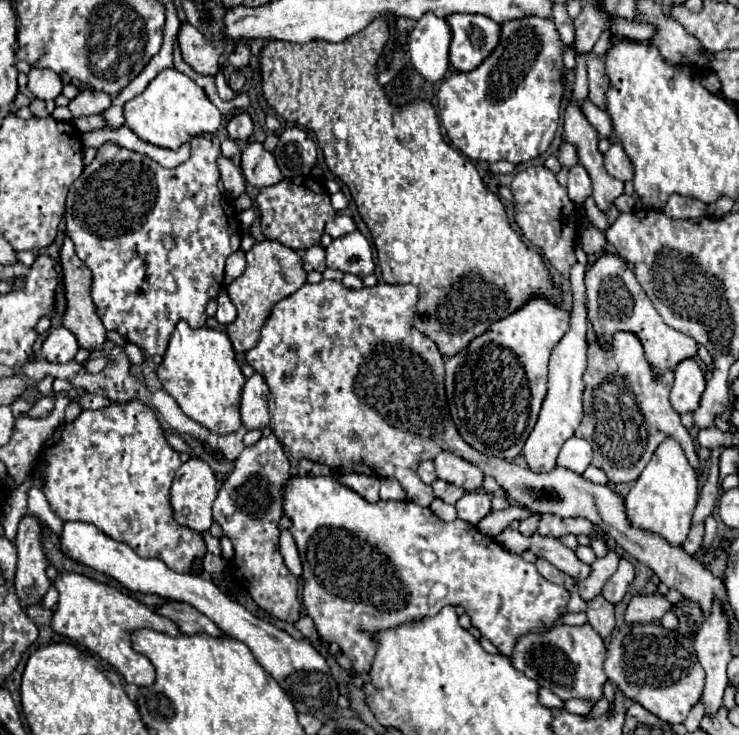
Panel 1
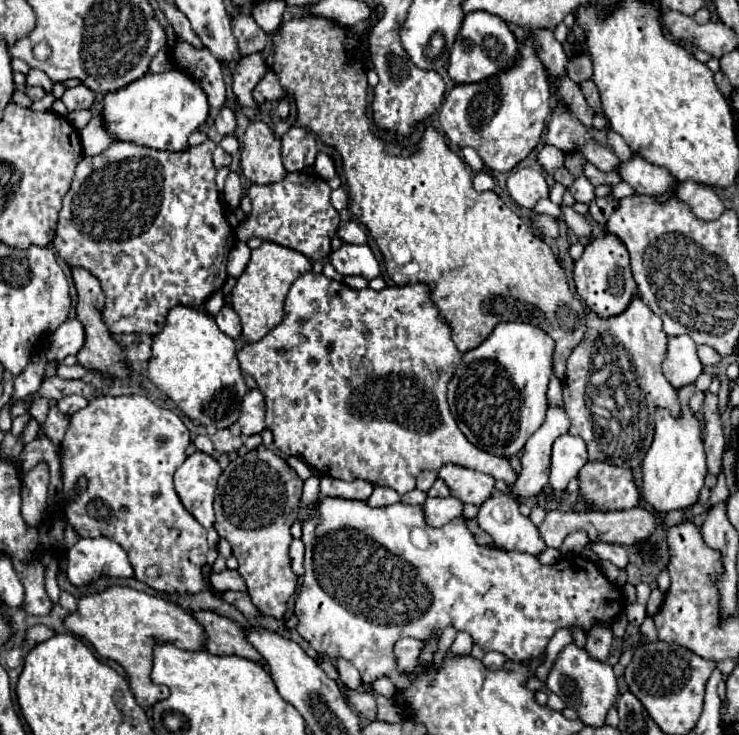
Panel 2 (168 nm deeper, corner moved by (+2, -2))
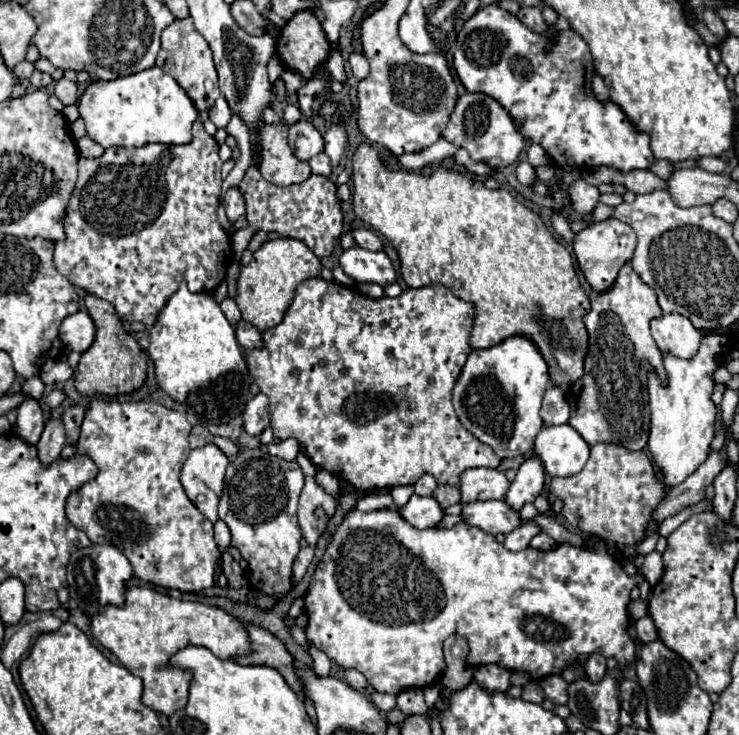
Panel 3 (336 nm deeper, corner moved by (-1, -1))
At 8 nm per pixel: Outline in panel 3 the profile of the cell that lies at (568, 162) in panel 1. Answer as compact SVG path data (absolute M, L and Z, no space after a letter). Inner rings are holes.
M531 145L531 147L527 149L527 161L529 161L533 167L539 167L539 165L549 163L549 159L547 159L547 155L545 155L545 151L543 151L541 145Z

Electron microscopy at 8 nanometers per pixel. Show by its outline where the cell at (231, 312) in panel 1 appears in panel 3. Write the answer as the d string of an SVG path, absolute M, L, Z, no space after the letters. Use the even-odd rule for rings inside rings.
M241 321L235 327L235 333L237 333L237 341L239 341L241 347L245 347L245 349L259 349L259 347L263 347L261 331L257 327L249 325L247 321Z

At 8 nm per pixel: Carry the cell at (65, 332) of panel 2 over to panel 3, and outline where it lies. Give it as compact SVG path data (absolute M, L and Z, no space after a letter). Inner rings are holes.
M77 311L65 317L59 329L59 337L67 351L85 353L95 339L95 323L87 311Z

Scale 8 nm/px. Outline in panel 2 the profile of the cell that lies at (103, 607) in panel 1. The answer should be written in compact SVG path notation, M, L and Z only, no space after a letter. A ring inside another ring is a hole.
M110 586L102 592L80 596L76 612L64 618L64 628L70 634L88 640L100 656L118 662L128 674L130 690L136 702L144 708L170 696L170 690L166 690L166 686L152 684L150 680L152 646L156 642L172 642L174 646L182 650L202 650L204 648L202 646L202 626L198 626L198 622L190 618L190 612L182 610L180 606L164 598L138 592L128 586Z

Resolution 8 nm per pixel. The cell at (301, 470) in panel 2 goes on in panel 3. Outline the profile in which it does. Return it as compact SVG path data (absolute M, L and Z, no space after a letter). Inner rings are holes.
M285 439L283 443L262 445L262 451L267 451L271 455L277 455L285 461L295 461L299 453L299 443L295 439Z

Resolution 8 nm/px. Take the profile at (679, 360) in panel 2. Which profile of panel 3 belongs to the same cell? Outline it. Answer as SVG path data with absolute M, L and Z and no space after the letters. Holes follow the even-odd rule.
M663 313L661 319L651 319L651 333L659 349L669 349L675 357L693 357L701 341L701 331L681 313Z

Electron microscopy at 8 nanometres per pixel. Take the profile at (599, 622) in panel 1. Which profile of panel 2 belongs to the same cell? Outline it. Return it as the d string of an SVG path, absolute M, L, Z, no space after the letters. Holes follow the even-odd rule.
M594 624L588 632L588 640L586 640L586 650L592 658L598 660L606 660L608 652L610 652L610 644L612 644L614 636L612 636L612 628L606 624Z

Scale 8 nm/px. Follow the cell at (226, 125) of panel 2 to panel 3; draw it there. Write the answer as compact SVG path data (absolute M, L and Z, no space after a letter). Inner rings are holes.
M223 95L217 97L217 101L213 103L213 107L209 109L209 119L217 125L217 127L225 127L231 119L231 111L229 111L229 105L225 101Z

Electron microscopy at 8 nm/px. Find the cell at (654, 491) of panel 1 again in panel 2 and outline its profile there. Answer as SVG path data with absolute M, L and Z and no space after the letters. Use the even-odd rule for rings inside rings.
M694 386L678 390L682 404L682 418L674 420L668 410L658 410L656 414L656 434L650 450L642 462L642 498L654 512L674 512L684 510L698 502L700 488L704 486L706 476L706 456L702 448L702 430L700 420L688 408L688 398L696 392Z

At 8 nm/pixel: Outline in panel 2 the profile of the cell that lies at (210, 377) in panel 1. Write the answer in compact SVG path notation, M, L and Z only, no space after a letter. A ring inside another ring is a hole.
M176 306L166 316L166 326L154 336L148 366L150 380L176 402L178 410L206 428L228 428L240 416L246 384L236 360L234 340L222 334L212 316Z

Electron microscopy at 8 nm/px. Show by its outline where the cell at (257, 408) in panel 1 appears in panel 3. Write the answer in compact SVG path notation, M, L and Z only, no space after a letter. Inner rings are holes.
M259 393L245 407L245 413L243 413L245 425L243 427L249 435L261 435L261 431L265 427L269 427L269 419L271 419L271 413L267 407L267 397L263 393Z

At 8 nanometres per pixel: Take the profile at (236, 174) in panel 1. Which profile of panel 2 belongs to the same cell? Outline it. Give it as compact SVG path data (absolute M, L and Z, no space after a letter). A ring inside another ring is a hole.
M230 172L226 178L226 186L224 186L224 200L230 208L236 208L236 206L240 206L240 198L242 198L240 176L236 172Z

